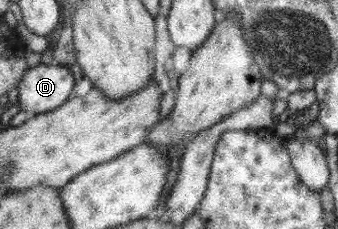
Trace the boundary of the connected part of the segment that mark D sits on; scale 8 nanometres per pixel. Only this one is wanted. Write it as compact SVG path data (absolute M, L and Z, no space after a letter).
M53 62L29 67L17 86L22 114L35 115L60 107L73 87L74 76L64 66Z

